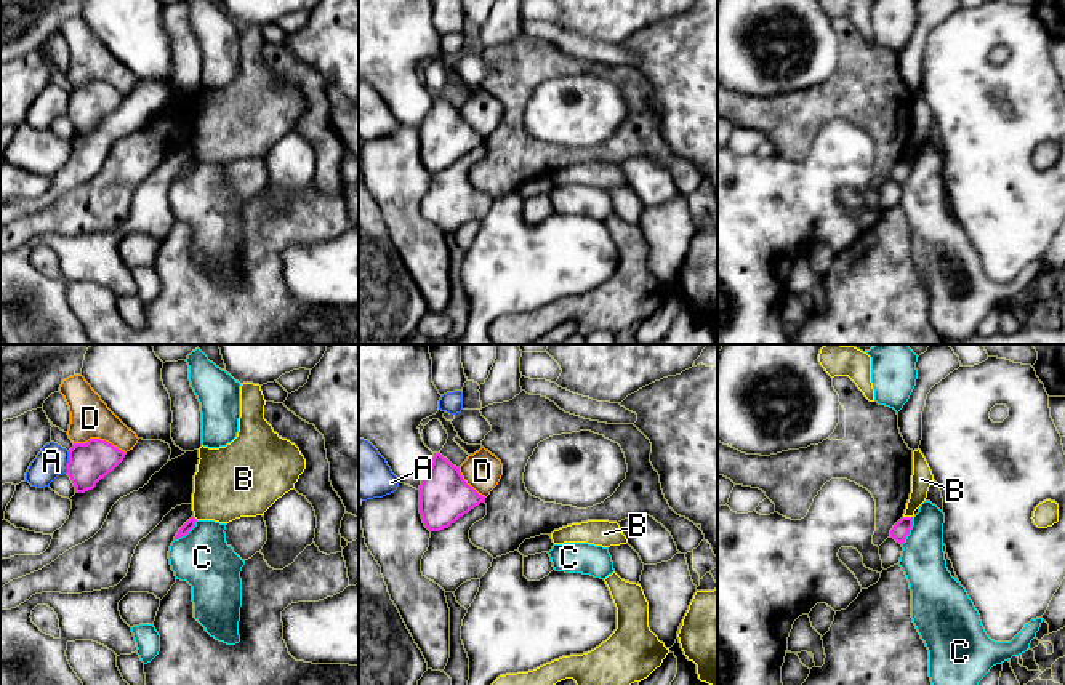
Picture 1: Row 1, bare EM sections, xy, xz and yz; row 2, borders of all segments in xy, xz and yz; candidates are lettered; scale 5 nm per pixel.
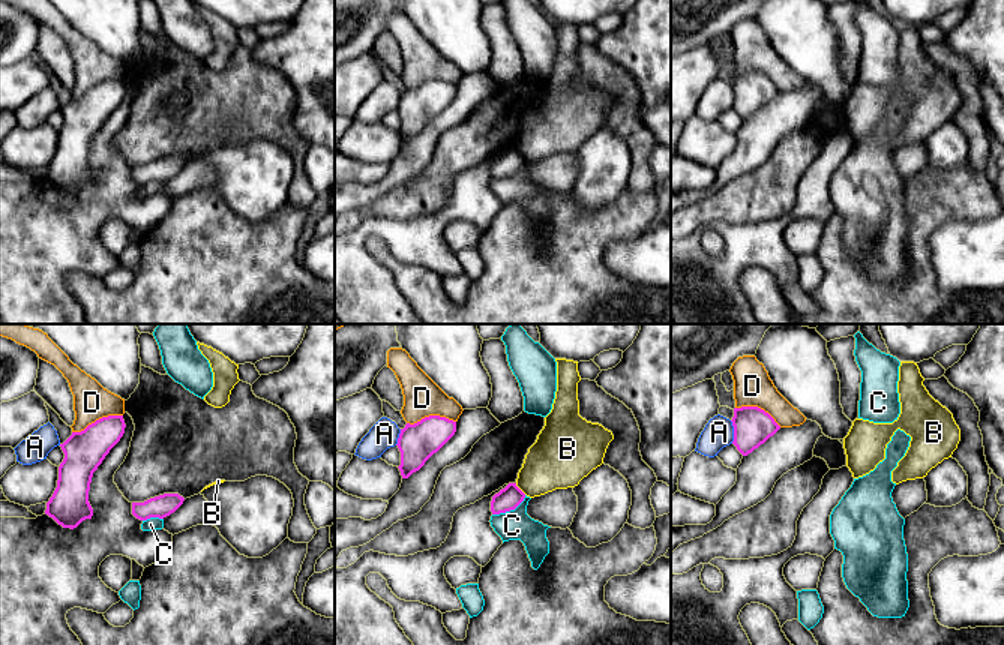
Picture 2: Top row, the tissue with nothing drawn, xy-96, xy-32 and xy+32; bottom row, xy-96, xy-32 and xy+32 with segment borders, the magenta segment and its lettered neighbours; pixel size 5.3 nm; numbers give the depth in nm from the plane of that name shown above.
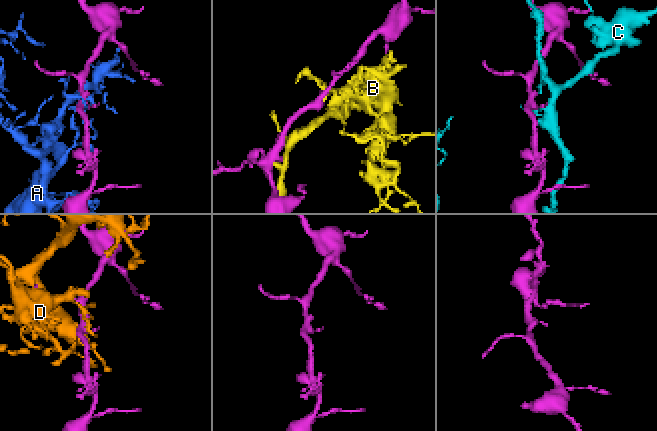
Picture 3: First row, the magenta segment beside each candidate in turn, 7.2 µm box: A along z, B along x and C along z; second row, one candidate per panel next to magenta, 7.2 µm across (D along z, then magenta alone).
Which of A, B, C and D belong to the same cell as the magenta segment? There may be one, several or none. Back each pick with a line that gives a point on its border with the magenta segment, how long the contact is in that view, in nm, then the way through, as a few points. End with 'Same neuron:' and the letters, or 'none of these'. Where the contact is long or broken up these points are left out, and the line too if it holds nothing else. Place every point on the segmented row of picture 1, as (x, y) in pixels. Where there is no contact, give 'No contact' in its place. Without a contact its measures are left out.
Same neuron: none of these

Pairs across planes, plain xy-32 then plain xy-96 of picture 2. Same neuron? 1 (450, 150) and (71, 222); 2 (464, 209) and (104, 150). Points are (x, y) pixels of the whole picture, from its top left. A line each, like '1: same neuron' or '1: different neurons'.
1: different neurons
2: same neuron

